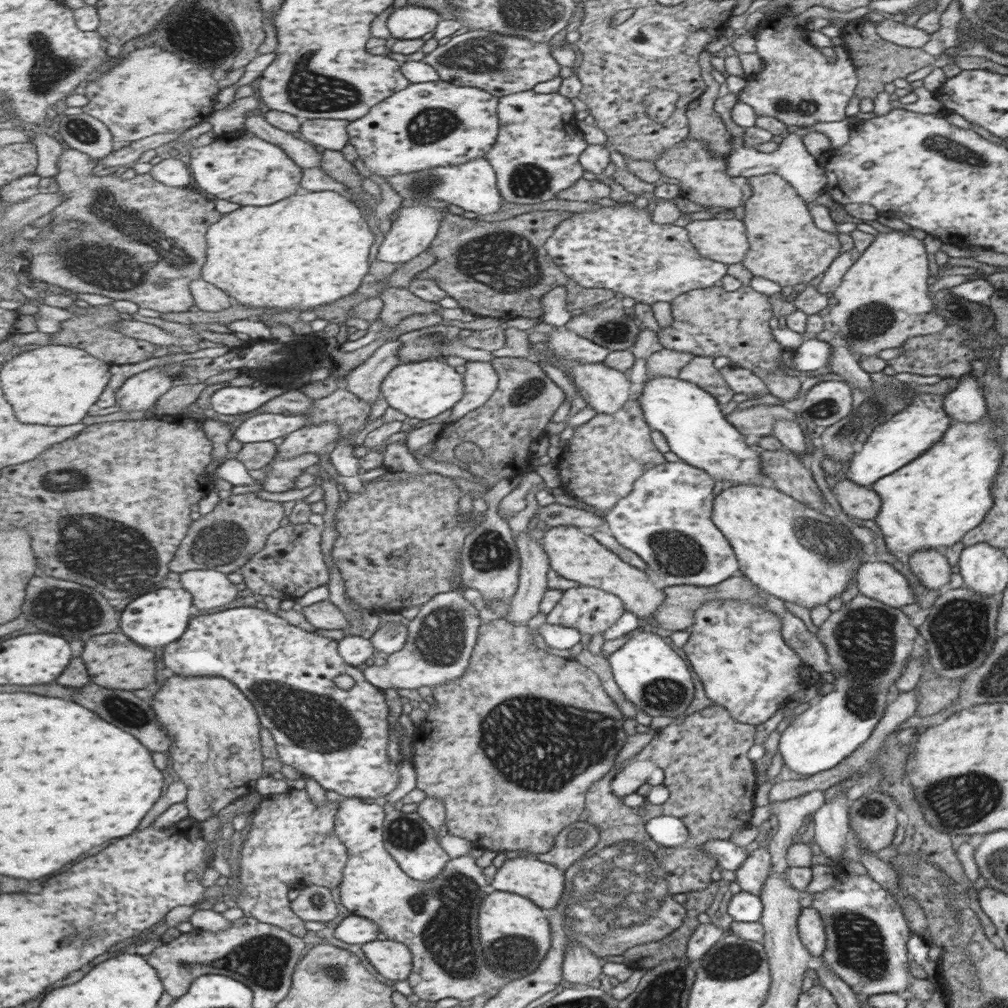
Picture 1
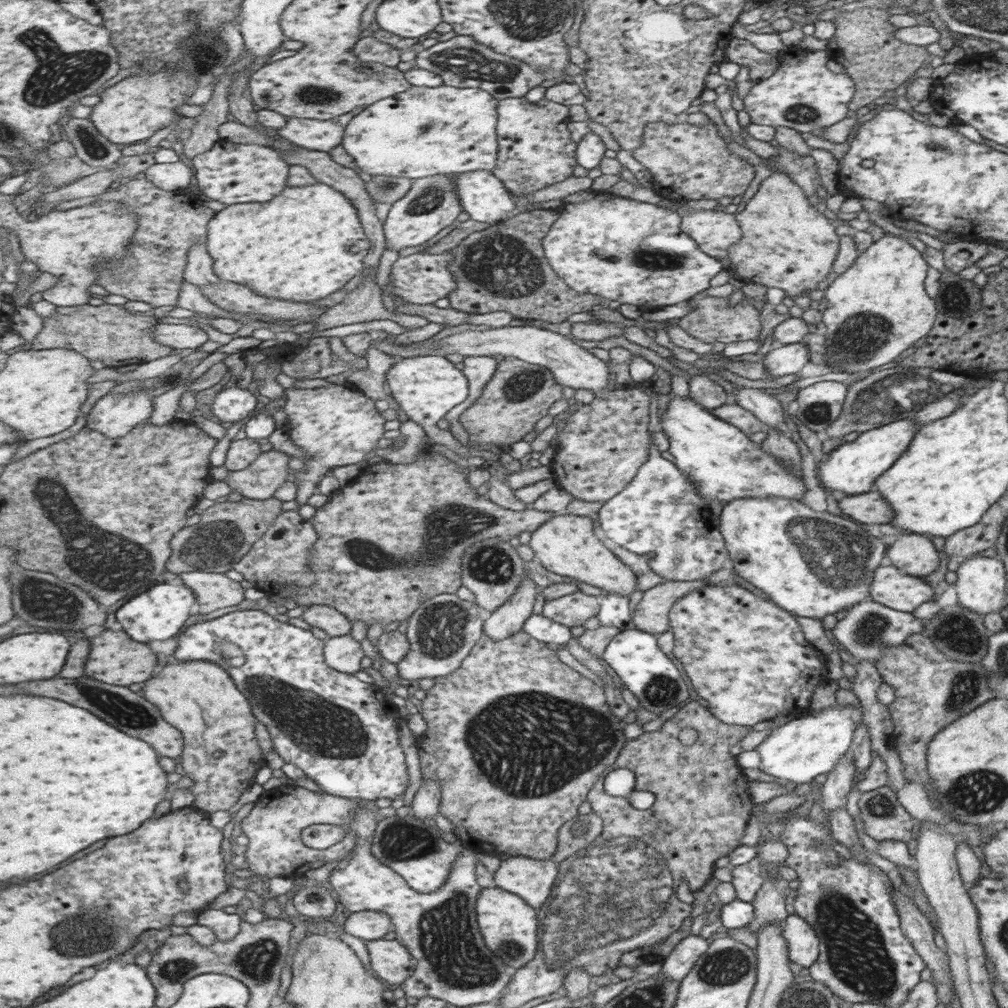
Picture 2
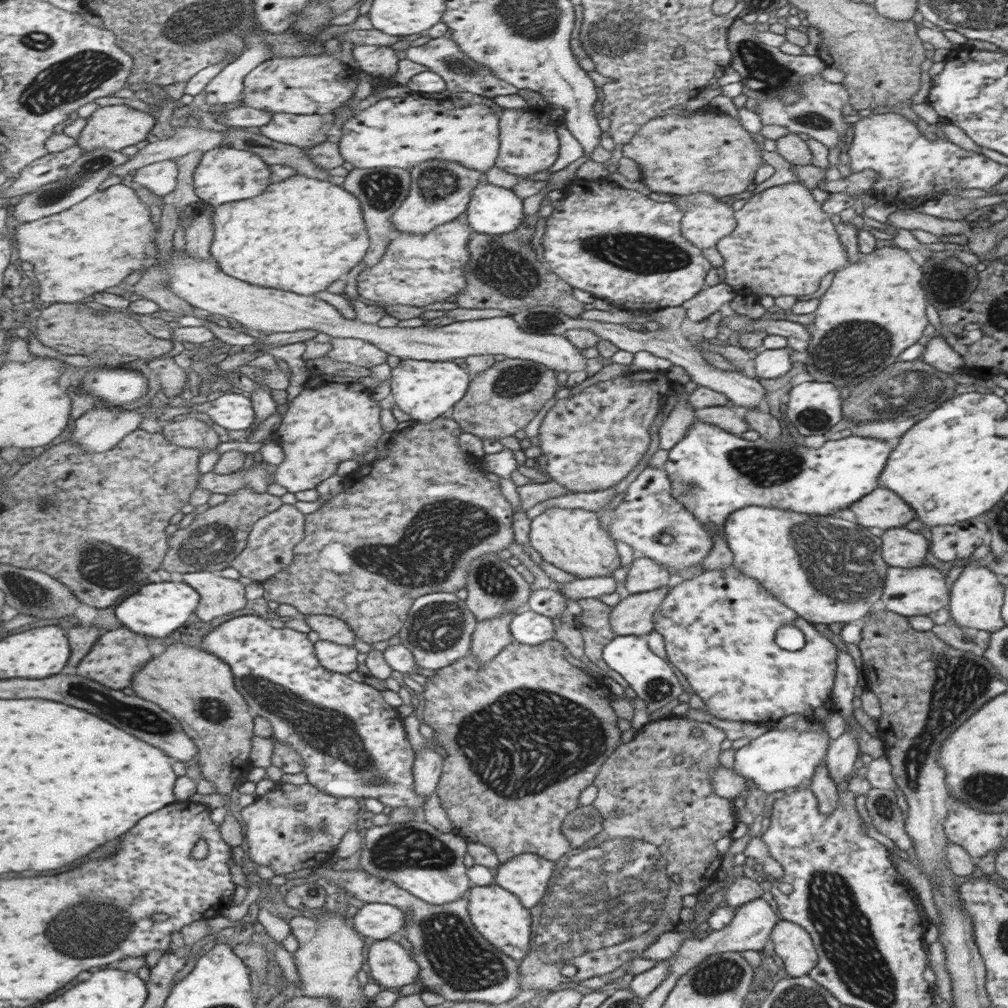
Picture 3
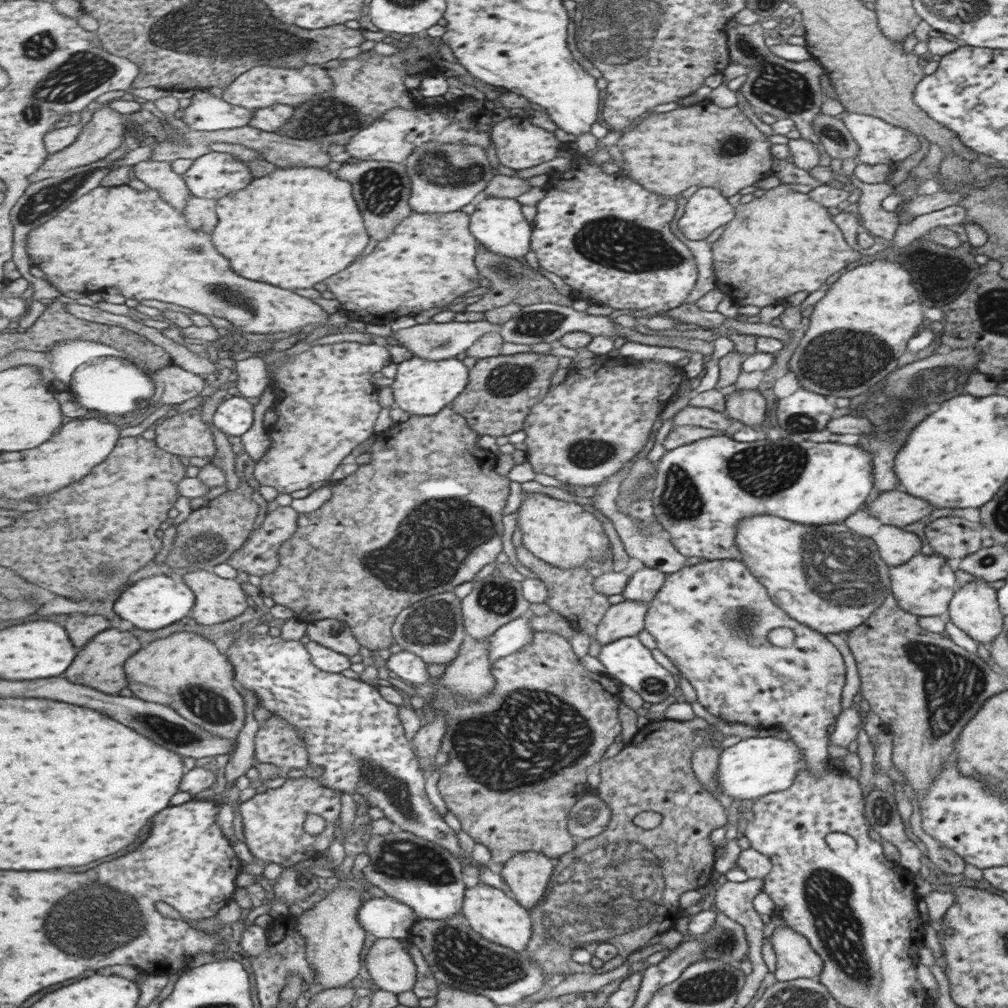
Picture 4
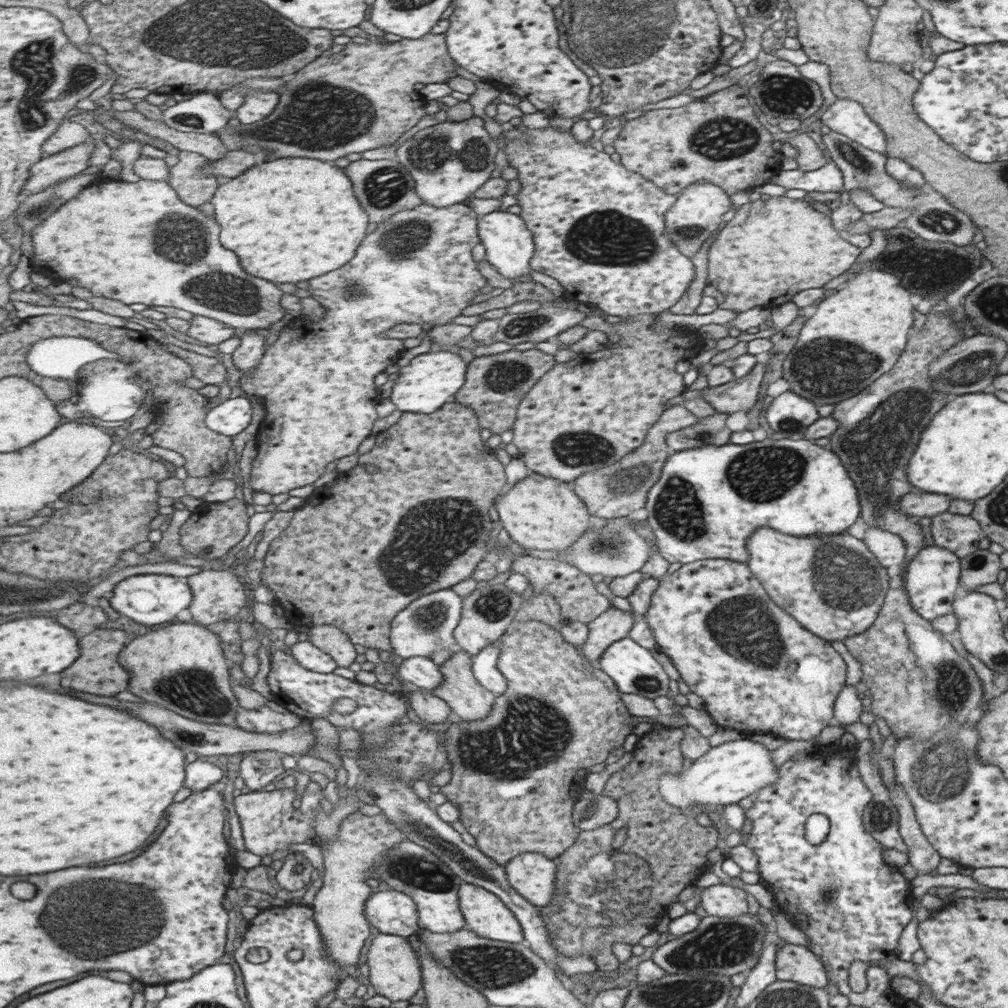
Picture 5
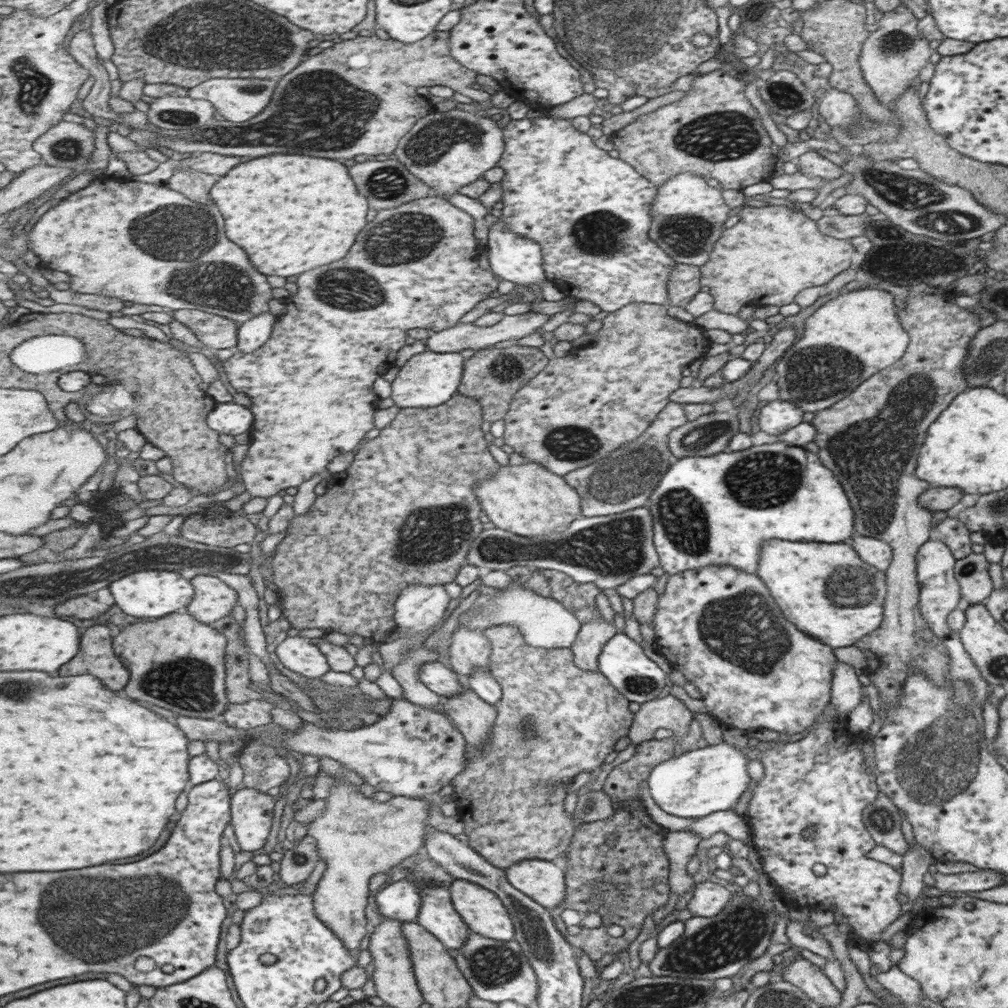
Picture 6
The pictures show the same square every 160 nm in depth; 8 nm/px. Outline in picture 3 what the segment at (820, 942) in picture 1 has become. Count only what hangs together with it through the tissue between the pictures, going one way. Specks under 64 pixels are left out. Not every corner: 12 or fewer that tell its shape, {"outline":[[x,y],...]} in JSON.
{"outline":[[778,920],[769,935],[790,977],[818,962],[812,938],[793,921]]}

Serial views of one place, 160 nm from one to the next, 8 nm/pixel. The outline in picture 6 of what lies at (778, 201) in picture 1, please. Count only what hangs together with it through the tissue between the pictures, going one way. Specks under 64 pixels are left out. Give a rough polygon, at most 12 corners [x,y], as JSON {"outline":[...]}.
{"outline":[[742,206],[700,266],[717,310],[789,306],[853,246]]}

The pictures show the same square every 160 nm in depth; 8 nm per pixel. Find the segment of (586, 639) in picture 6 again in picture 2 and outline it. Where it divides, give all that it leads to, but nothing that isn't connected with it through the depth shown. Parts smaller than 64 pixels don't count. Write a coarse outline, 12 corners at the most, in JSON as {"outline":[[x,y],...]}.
{"outline":[[665,581],[642,592],[627,627],[668,630],[676,601],[709,582]]}

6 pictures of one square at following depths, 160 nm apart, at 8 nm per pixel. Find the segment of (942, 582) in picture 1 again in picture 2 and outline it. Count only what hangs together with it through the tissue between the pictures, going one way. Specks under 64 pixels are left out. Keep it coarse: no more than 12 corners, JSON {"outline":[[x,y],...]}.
{"outline":[[907,534],[889,544],[887,560],[906,575],[937,570],[930,538]]}

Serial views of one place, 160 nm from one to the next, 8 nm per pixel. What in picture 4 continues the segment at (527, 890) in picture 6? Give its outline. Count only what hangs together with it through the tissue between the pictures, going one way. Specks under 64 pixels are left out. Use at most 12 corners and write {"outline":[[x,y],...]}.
{"outline":[[525,851],[500,875],[511,897],[528,909],[543,896],[553,862]]}

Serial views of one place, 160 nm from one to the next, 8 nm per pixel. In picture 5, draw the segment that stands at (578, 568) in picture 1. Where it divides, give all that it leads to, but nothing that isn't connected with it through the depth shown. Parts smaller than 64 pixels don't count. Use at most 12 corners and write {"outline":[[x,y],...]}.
{"outline":[[530,472],[494,502],[526,550],[567,550],[589,514],[570,483]]}

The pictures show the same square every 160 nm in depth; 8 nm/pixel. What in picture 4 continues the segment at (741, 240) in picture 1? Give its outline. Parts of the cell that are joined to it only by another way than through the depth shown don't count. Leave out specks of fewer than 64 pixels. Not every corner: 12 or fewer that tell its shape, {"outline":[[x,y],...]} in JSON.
{"outline":[[715,188],[682,201],[675,225],[687,240],[704,240],[733,218]]}

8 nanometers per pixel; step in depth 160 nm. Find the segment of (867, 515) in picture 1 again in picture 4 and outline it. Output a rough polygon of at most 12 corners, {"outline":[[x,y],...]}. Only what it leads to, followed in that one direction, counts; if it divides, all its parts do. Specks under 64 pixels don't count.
{"outline":[[889,490],[866,503],[881,525],[903,527],[921,521],[934,506]]}

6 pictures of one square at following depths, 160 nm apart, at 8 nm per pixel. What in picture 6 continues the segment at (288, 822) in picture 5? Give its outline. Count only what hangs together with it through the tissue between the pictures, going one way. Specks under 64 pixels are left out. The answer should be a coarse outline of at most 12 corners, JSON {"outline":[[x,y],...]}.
{"outline":[[245,787],[232,796],[240,848],[261,850],[277,797]]}

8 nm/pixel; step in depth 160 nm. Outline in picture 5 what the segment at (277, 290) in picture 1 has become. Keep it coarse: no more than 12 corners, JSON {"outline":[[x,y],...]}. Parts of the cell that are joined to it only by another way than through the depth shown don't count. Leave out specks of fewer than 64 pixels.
{"outline":[[274,158],[223,182],[220,240],[281,284],[345,267],[370,218],[348,173]]}

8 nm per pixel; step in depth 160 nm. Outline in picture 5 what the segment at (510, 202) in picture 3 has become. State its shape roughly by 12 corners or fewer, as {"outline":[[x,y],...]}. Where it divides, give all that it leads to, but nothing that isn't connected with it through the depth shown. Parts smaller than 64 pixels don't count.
{"outline":[[498,208],[479,218],[484,259],[526,279],[532,232]]}

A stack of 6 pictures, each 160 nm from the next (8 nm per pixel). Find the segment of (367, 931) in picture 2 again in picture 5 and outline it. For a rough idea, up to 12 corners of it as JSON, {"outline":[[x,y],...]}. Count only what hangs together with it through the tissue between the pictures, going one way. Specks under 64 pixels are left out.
{"outline":[[397,890],[373,894],[366,914],[379,934],[421,930],[415,900]]}

